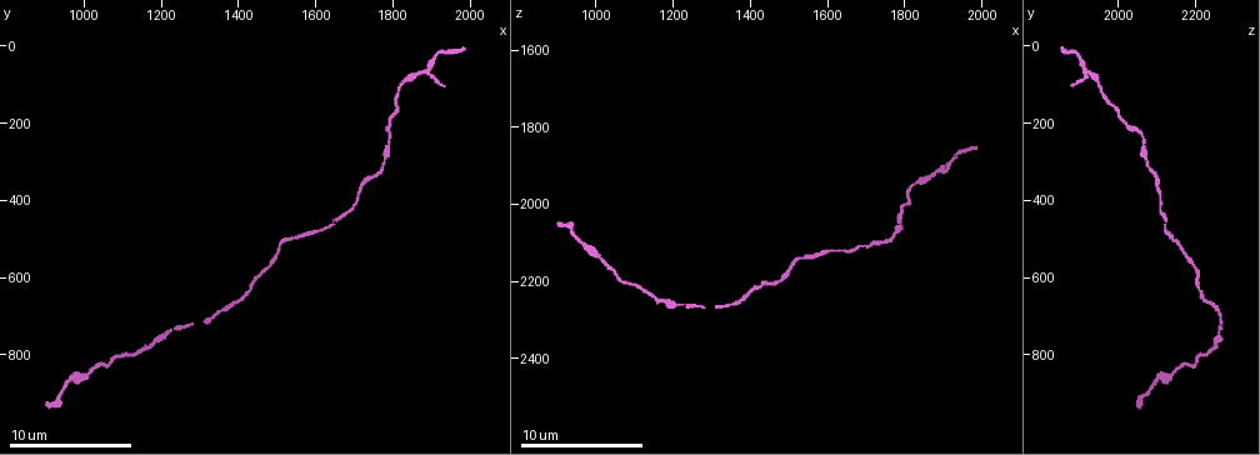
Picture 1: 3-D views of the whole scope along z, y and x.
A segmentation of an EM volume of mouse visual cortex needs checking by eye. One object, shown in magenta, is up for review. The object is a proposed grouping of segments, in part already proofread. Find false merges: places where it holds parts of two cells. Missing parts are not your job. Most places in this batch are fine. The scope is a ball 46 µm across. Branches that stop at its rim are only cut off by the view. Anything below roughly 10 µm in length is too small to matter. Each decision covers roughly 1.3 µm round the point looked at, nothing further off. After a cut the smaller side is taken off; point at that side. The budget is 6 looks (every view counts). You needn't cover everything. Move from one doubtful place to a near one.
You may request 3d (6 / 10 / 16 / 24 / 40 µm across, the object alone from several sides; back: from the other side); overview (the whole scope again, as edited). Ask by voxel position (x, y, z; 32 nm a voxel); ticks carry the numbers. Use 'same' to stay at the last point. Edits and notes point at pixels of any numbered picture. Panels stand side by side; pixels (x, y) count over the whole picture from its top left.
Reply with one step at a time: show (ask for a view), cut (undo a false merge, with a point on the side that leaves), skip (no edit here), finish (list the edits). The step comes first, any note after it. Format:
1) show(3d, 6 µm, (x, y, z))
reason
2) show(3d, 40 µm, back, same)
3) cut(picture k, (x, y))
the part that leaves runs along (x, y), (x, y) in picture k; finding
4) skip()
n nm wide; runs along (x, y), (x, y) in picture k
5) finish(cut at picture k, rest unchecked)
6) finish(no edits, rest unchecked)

show(3d, 16 µm, (1815, 110, 1950))
calibre changes

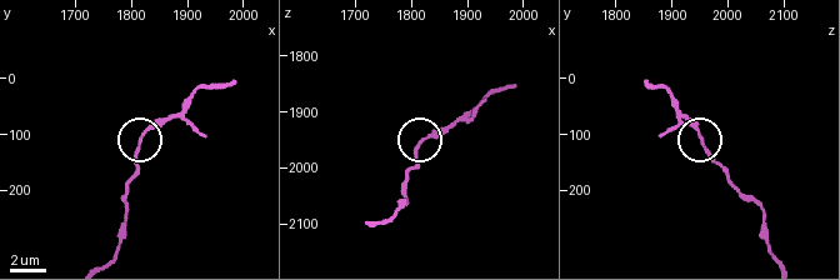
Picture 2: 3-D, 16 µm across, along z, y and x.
skip()
one cell here

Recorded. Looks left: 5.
show(3d, 10 µm, (1790, 245, 2060))
a narrow waist

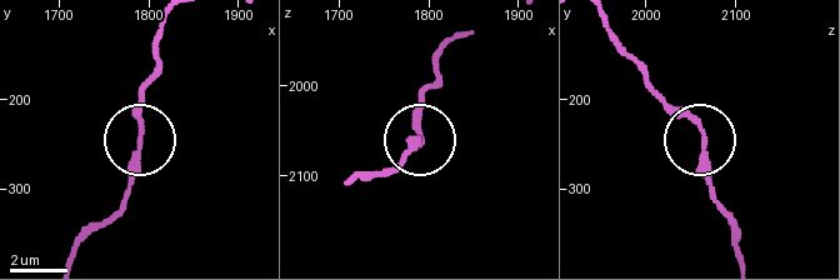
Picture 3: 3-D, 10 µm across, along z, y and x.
skip()
200 nm wide; runs along (73, 254), (128, 196), (138, 91) in picture 3; continuous, no second cell

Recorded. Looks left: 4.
show(3d, 10 µm, (1595, 480, 2125))
calibre changes

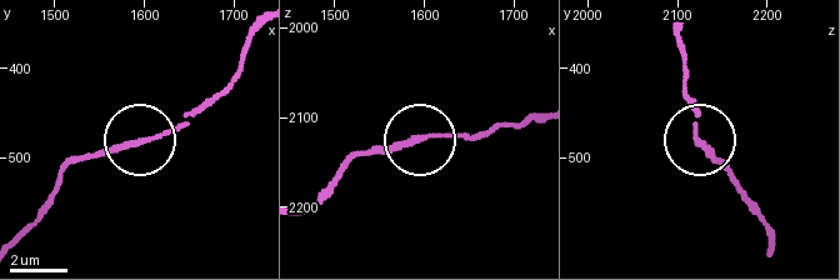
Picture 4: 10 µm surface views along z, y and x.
show(3d, 6 µm, (1590, 485, 2125))

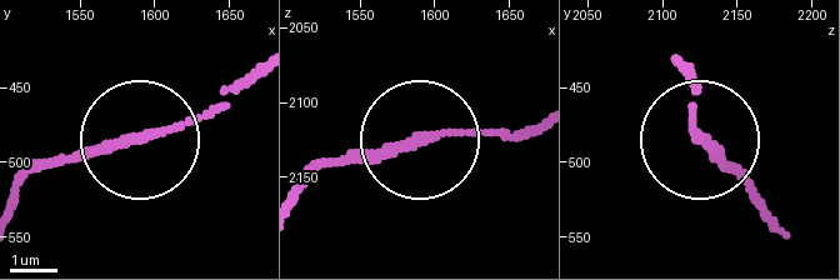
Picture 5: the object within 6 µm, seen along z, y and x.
skip()
one cell here

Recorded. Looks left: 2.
finish(no edits, rest unchecked)

